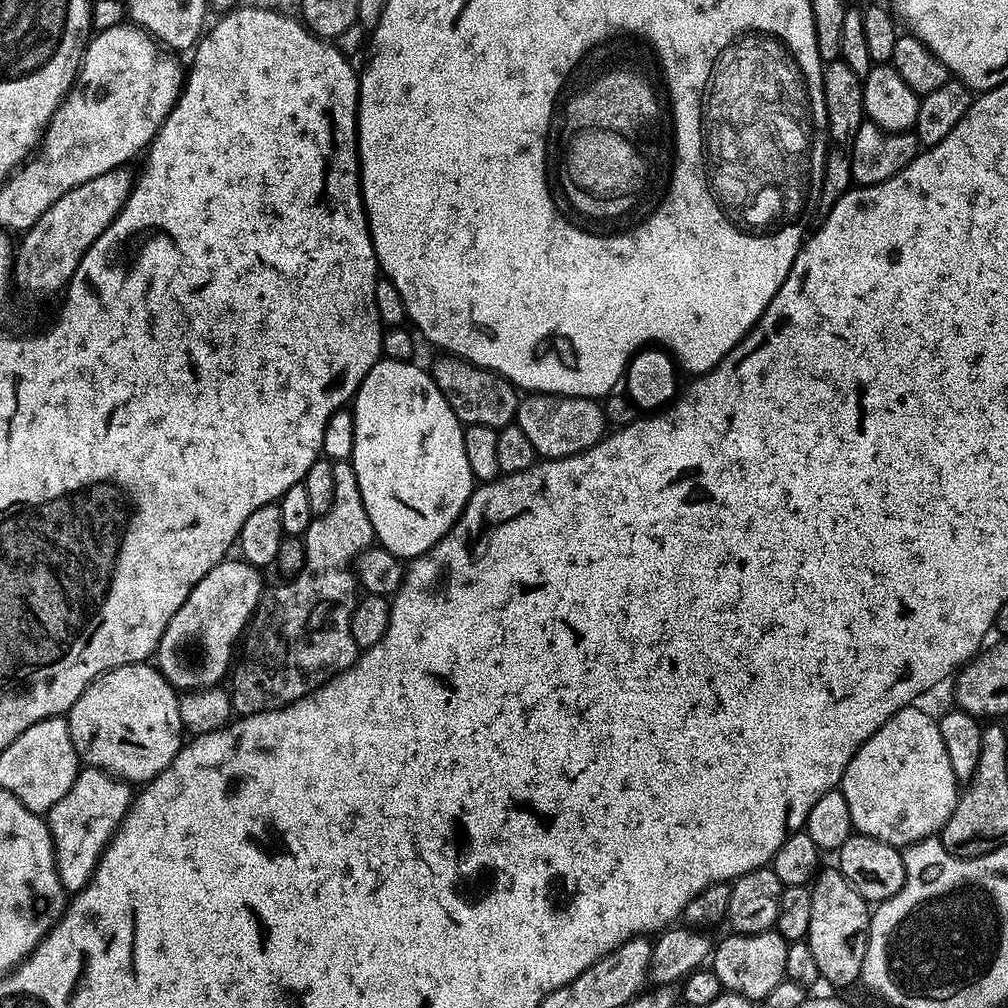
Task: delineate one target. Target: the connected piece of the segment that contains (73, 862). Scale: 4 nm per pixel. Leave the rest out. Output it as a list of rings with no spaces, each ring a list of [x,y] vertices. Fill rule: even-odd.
[[[81,767],[74,786],[54,802],[46,814],[46,823],[56,847],[56,869],[65,893],[84,889],[96,870],[105,848],[116,835],[134,801],[133,785],[104,771],[103,768]]]

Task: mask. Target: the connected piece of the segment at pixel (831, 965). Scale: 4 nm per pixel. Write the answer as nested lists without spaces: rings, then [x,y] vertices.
[[[825,867],[817,875],[812,892],[812,914],[807,942],[818,962],[821,977],[832,984],[852,984],[861,979],[864,955],[868,949],[870,904],[835,867]]]

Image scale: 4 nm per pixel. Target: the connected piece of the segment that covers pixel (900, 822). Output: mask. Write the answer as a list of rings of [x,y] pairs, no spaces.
[[[916,707],[899,708],[852,755],[838,785],[838,791],[846,798],[846,806],[850,806],[853,829],[859,835],[878,838],[898,849],[935,837],[950,818],[958,799],[958,781],[946,755],[946,742],[942,742],[937,717]]]

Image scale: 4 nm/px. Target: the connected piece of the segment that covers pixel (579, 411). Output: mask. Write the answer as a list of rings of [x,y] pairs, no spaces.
[[[533,392],[525,395],[516,407],[514,423],[522,430],[522,434],[526,434],[535,455],[545,460],[557,460],[590,450],[605,438],[610,428],[608,418],[604,415],[603,403],[586,396],[557,396],[554,392]]]

